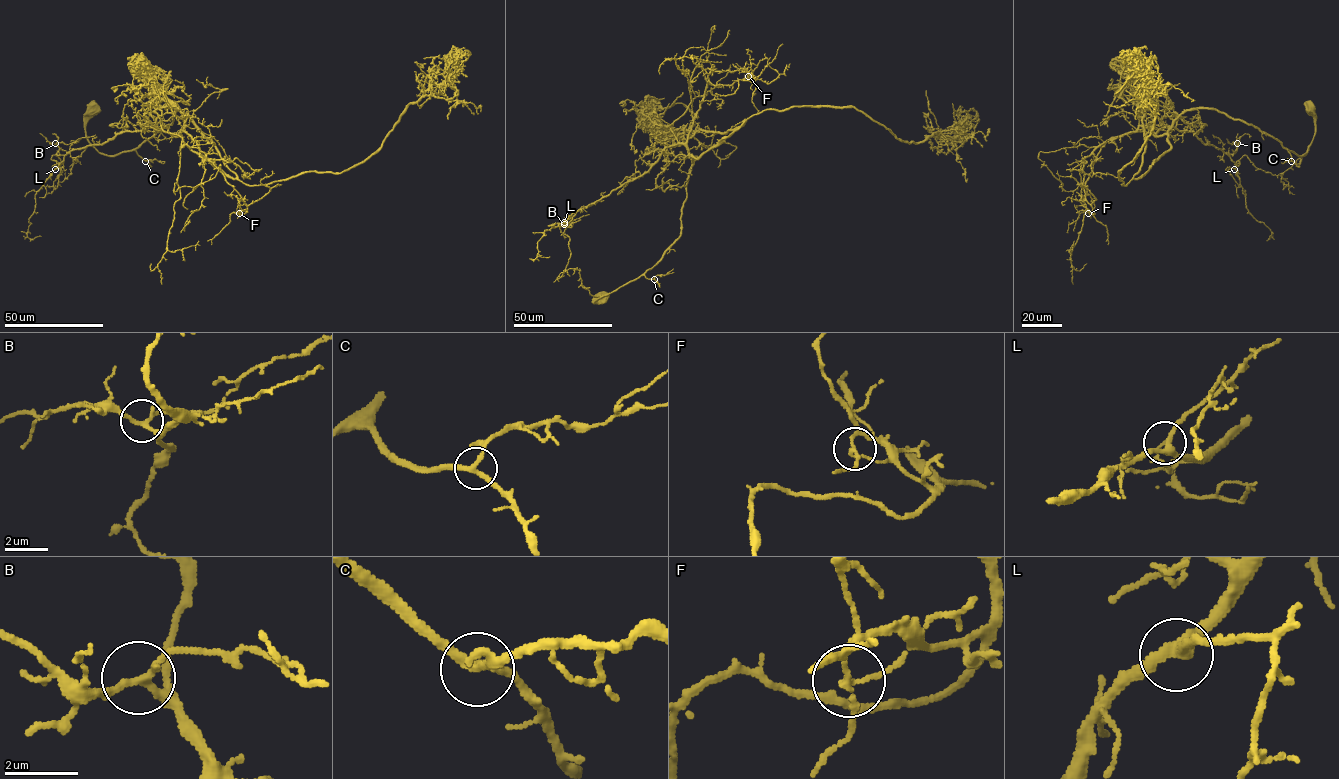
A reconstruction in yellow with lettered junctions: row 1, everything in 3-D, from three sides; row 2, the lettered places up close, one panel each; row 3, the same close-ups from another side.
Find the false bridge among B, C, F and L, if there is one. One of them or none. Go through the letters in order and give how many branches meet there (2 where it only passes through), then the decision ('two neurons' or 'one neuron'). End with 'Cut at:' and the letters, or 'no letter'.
B: 3 | one neuron
C: 3 | one neuron
F: 3 | two neurons
L: 3 | one neuron
Cut at: F

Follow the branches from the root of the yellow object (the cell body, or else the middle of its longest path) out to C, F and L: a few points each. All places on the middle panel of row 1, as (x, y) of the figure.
C: (601, 298), (641, 275), (654, 279)
F: (601, 298), (680, 235), (687, 139), (708, 75), (748, 76)
L: (601, 298), (642, 275), (679, 236), (693, 164), (687, 148), (666, 147), (647, 171), (564, 222)

